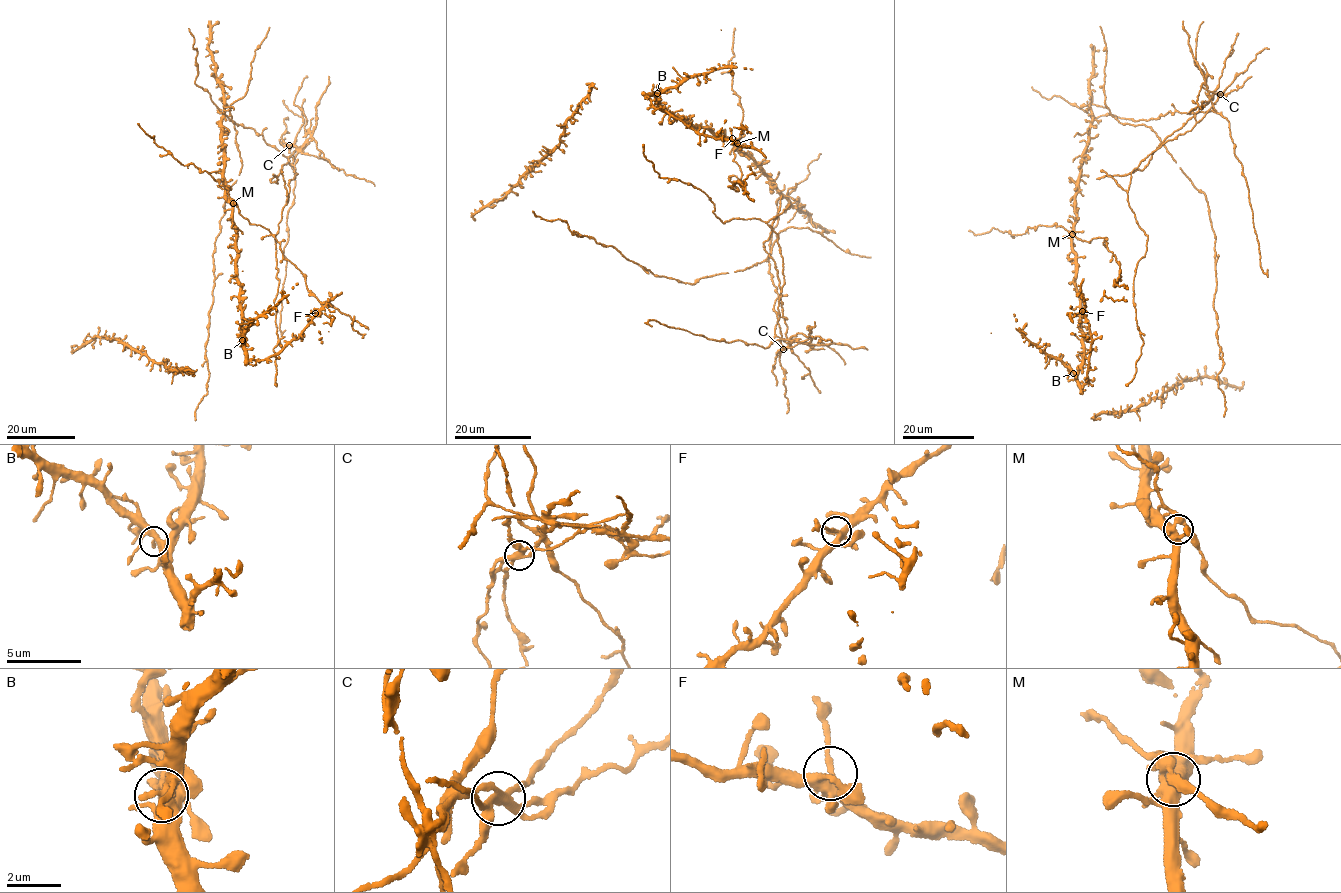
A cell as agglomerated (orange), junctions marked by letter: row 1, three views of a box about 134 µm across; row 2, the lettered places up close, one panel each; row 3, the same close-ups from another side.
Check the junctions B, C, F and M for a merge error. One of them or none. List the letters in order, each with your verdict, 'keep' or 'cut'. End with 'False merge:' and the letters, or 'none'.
B: keep
C: cut
F: keep
M: keep
False merge: C

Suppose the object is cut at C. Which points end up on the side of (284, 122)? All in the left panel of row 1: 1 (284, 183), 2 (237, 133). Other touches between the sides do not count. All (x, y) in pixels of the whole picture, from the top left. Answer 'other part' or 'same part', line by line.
1: same part
2: same part

